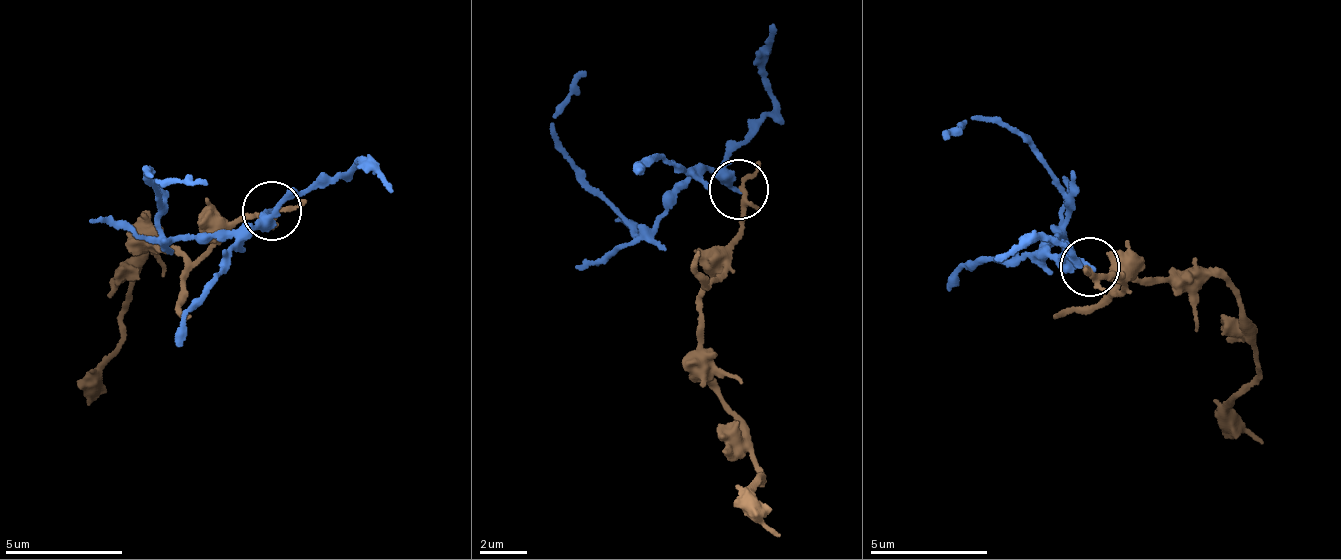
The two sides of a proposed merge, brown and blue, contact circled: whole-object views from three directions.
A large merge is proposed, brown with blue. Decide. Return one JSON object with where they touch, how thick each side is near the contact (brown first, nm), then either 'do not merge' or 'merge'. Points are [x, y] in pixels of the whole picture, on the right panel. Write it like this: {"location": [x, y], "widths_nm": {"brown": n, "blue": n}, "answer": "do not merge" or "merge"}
{"location": [1089, 267], "widths_nm": {"brown": 170, "blue": 320}, "answer": "do not merge"}

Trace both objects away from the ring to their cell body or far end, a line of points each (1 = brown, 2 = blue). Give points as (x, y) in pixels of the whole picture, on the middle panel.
1: (738, 189), (742, 215), (705, 297), (710, 385), (732, 412), (765, 481), (756, 477), (754, 501), (783, 537)
2: (738, 189), (711, 174), (684, 179), (656, 223), (635, 237), (556, 144), (554, 110), (584, 69)

